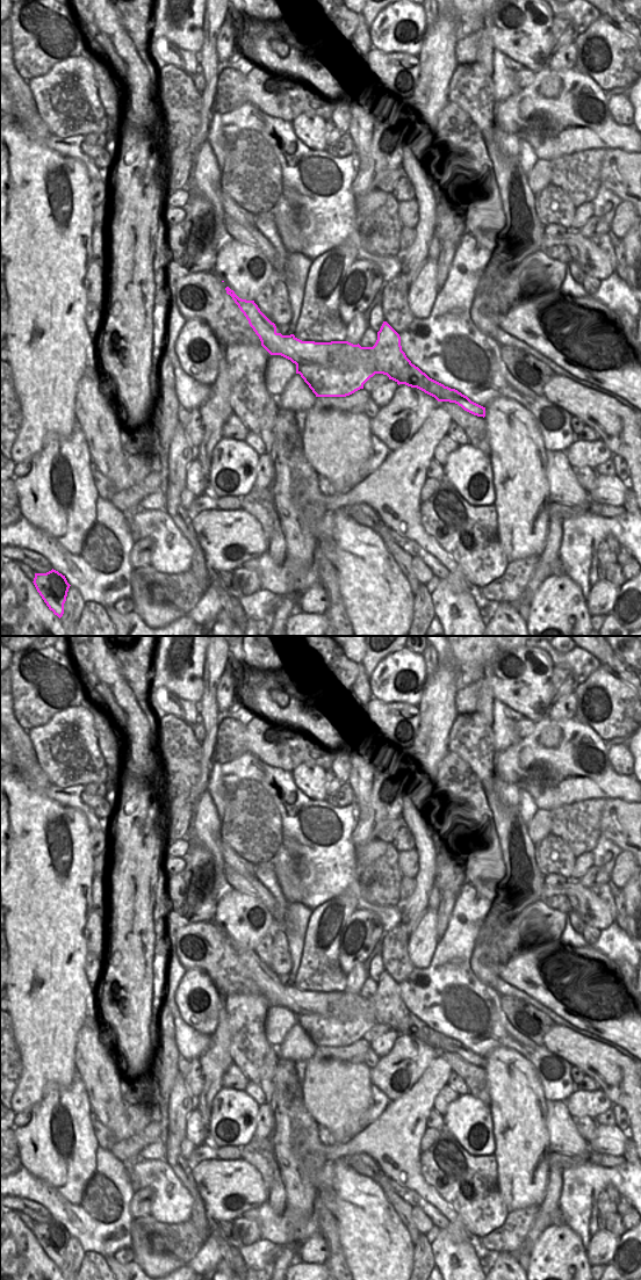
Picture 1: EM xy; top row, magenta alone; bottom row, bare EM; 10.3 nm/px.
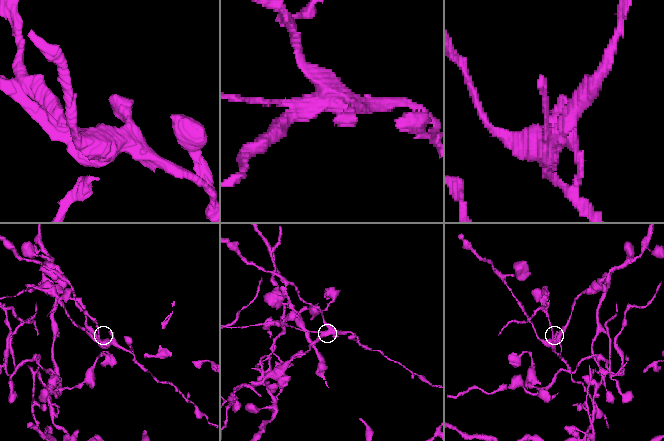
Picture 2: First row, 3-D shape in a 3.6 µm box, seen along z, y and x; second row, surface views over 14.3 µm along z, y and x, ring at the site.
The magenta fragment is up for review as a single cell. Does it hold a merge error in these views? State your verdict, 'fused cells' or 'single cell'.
fused cells

